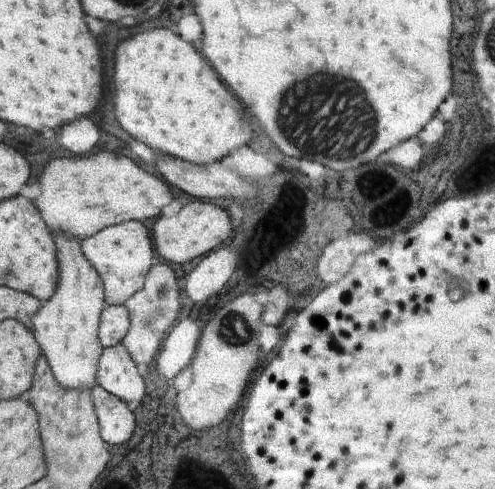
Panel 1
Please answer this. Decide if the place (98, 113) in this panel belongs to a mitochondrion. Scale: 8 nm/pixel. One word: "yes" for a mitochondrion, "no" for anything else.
no

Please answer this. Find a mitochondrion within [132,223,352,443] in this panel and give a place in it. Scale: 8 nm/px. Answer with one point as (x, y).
(235, 328)

